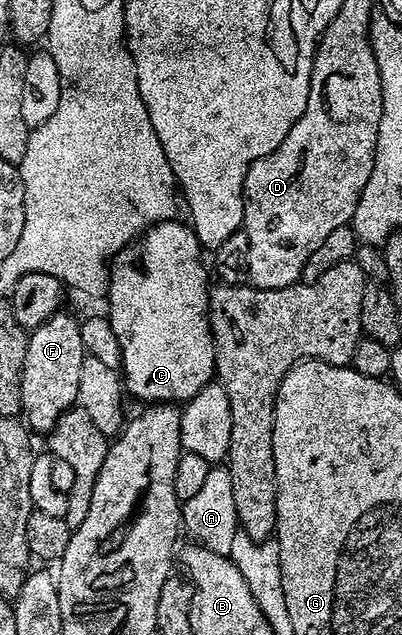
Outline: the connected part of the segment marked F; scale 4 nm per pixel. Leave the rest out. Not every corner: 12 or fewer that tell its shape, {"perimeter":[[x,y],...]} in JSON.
{"perimeter":[[56,313],[29,332],[20,407],[47,434],[77,404],[80,321]]}

